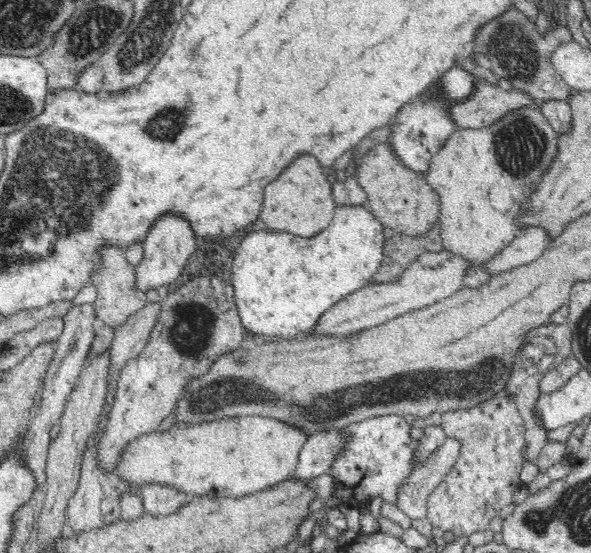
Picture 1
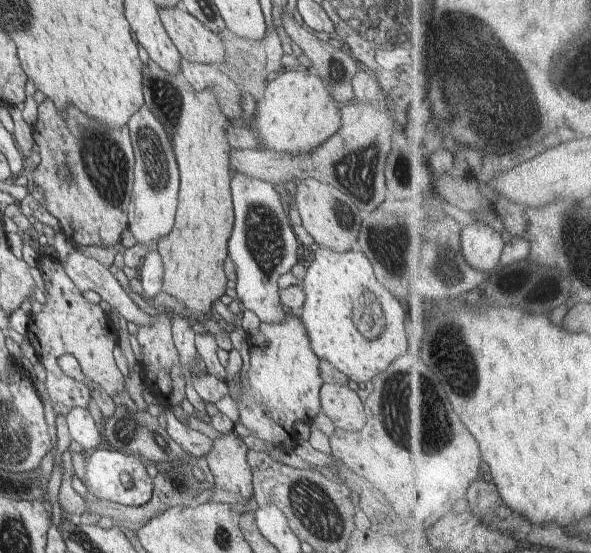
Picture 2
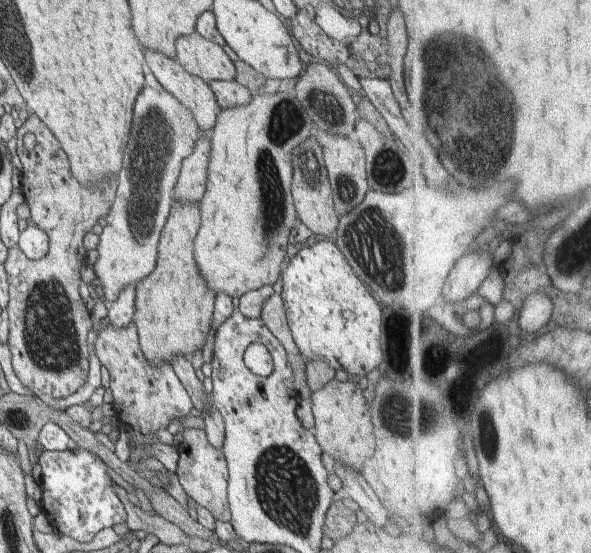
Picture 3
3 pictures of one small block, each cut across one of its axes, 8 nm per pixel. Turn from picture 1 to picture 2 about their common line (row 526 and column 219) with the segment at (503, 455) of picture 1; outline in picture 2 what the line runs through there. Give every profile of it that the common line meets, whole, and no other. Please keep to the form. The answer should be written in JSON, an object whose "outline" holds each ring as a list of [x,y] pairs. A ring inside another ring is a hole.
{"outline":[[[220,435],[205,457],[215,478],[216,488],[235,492],[249,500],[253,494],[253,478],[247,450],[247,444],[237,436]]]}

